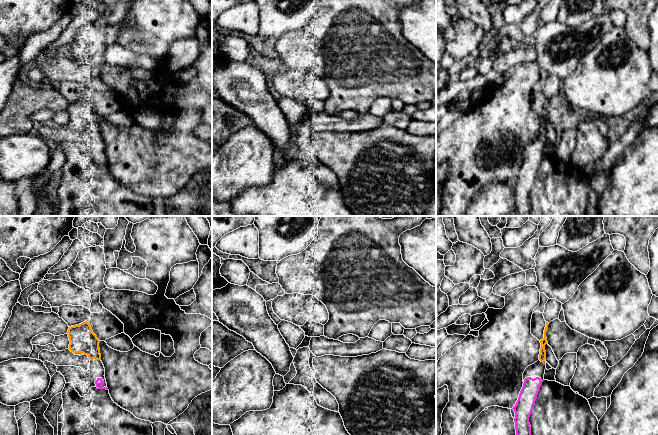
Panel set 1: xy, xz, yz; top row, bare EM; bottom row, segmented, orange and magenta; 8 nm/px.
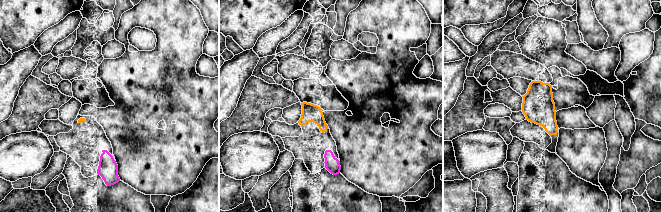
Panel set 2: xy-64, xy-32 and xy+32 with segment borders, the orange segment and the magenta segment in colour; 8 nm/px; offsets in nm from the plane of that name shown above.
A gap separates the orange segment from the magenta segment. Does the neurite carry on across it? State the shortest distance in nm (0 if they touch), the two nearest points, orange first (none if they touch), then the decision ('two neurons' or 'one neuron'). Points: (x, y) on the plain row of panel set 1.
130 nm | yz (541, 137), (538, 153) | one neuron

